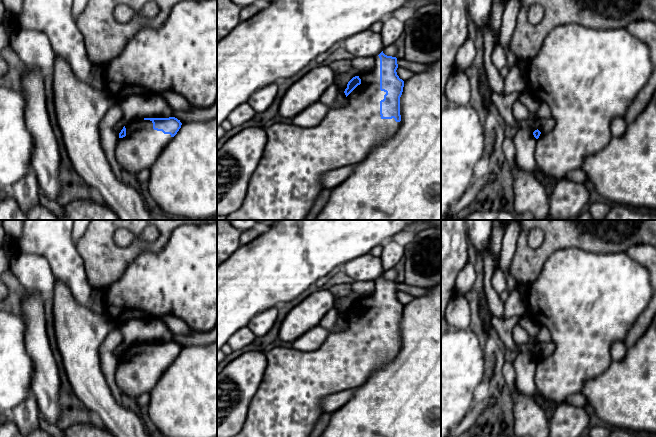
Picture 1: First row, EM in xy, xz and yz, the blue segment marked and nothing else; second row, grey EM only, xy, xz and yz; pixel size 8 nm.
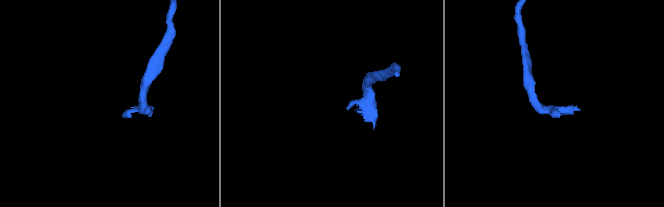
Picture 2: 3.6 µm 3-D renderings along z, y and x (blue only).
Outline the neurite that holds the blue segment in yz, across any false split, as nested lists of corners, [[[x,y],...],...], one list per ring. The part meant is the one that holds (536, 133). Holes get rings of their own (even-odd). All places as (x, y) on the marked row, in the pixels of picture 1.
[[[577,23],[553,28],[543,41],[537,56],[527,62],[523,71],[527,79],[527,93],[546,103],[555,119],[555,126],[549,132],[541,133],[538,129],[533,132],[537,139],[537,167],[551,177],[563,179],[569,171],[581,168],[588,156],[603,150],[612,138],[612,120],[616,117],[624,118],[632,101],[648,82],[653,69],[648,46],[626,28],[595,29]]]

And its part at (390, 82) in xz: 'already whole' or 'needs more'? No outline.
needs more

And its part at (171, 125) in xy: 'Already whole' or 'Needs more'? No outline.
Needs more

